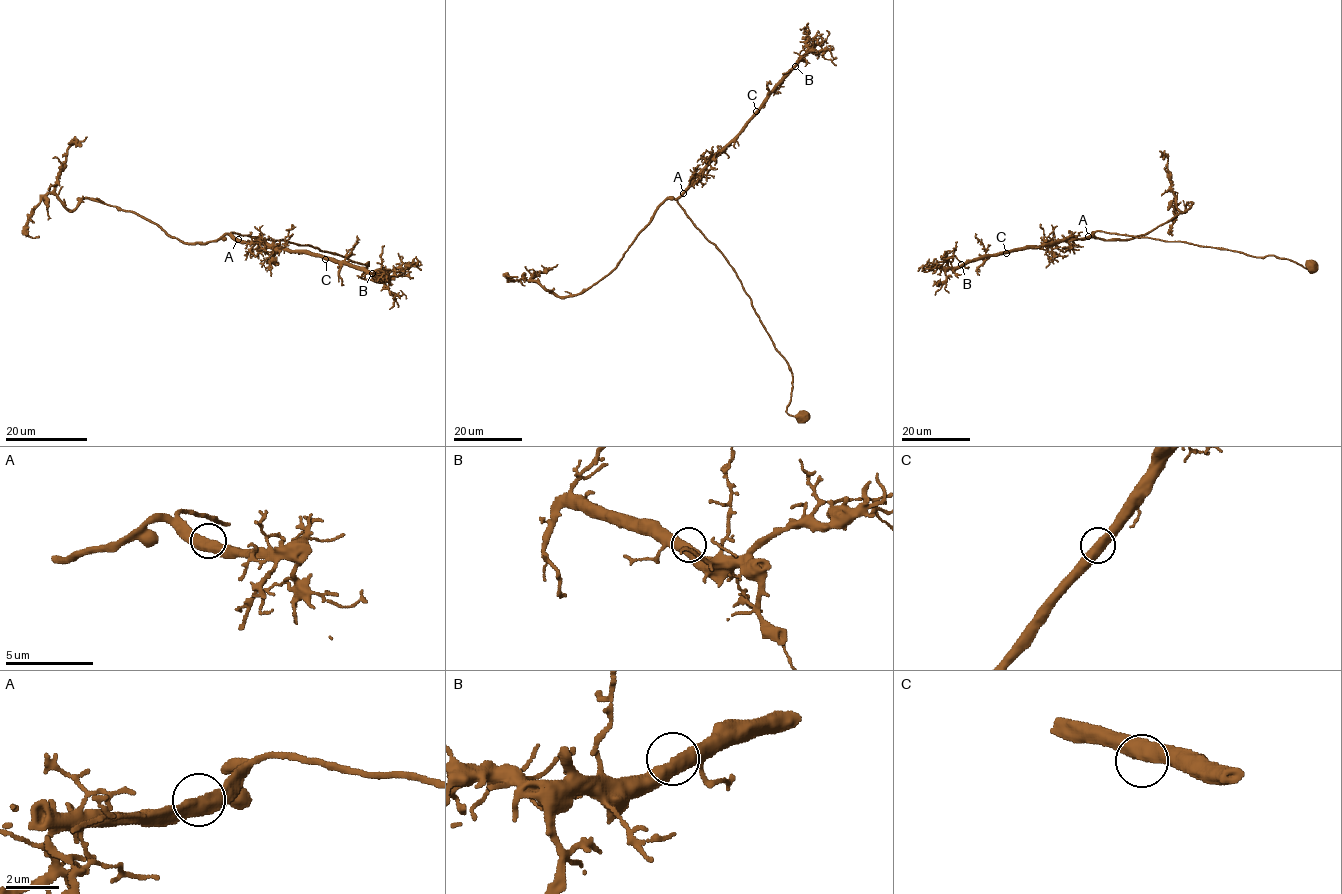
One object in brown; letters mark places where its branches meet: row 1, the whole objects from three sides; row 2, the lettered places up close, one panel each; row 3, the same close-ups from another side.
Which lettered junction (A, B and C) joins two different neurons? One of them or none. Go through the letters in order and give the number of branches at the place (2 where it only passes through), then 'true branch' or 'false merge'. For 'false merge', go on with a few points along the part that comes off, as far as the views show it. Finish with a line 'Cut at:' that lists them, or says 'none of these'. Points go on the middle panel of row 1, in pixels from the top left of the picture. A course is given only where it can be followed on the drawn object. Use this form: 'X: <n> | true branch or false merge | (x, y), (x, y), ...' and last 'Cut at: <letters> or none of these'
A: 2 | true branch
B: 2 | true branch
C: 2 | true branch
Cut at: none of these

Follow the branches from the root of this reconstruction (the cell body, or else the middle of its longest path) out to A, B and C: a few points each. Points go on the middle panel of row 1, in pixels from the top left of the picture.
A: (803, 417), (786, 412), (791, 367), (734, 268), (679, 204), (683, 193)
B: (803, 417), (798, 420), (786, 412), (792, 390), (791, 367), (775, 348), (737, 273), (677, 201), (795, 66)
C: (803, 417), (798, 420), (786, 412), (792, 390), (791, 367), (775, 348), (737, 273), (677, 201), (756, 111)

